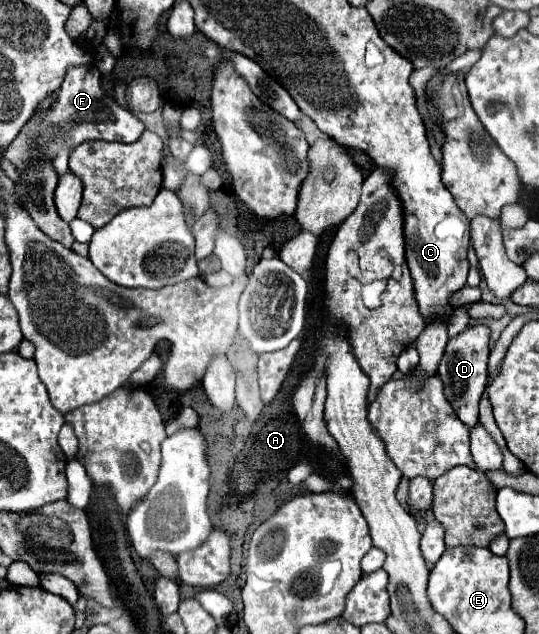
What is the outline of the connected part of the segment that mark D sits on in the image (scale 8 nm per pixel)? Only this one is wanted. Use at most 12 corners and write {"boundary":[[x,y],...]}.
{"boundary":[[489,328],[451,338],[439,366],[455,416],[471,430],[487,384]]}

